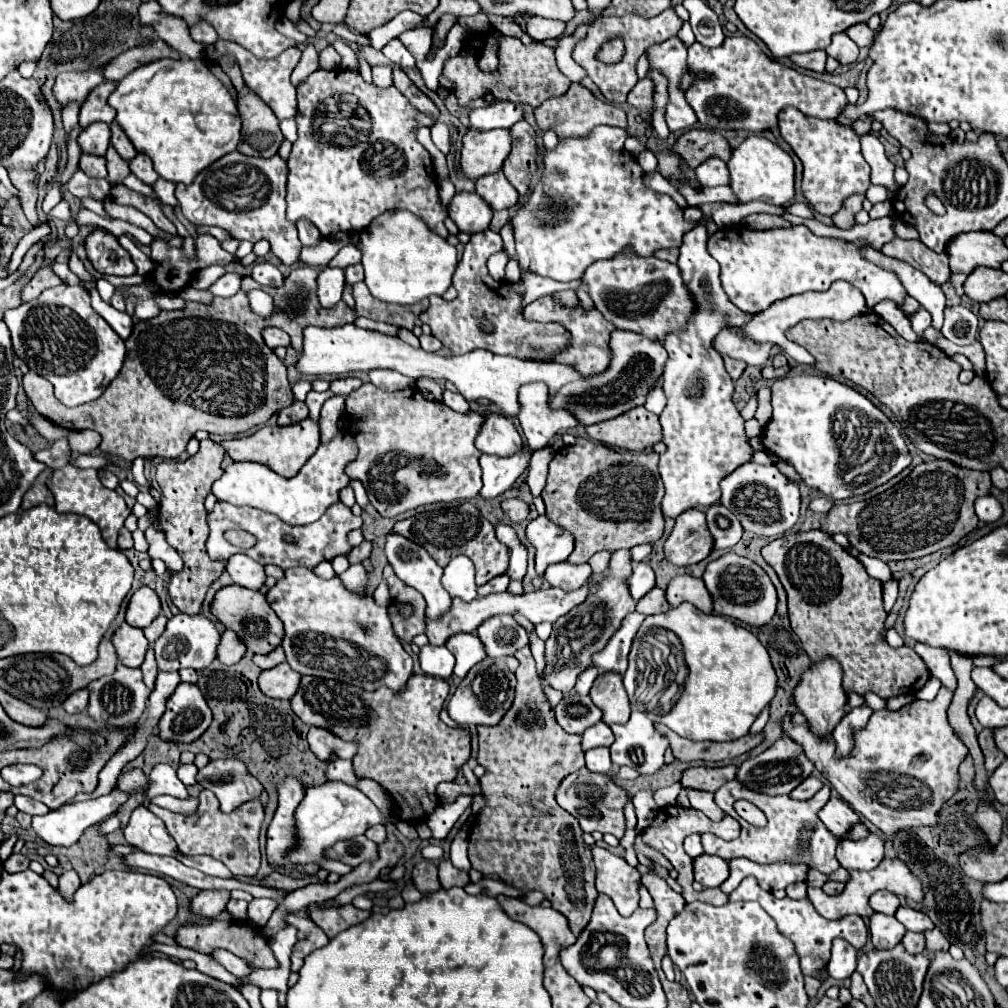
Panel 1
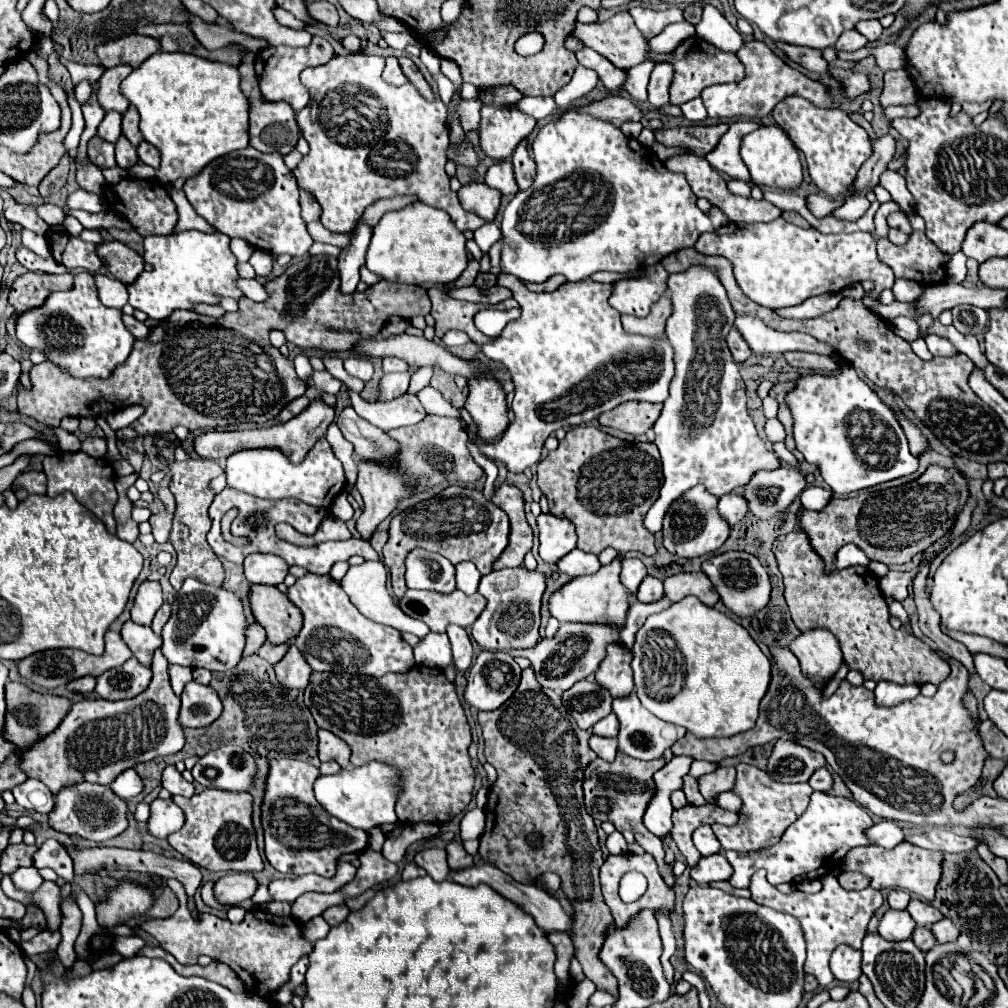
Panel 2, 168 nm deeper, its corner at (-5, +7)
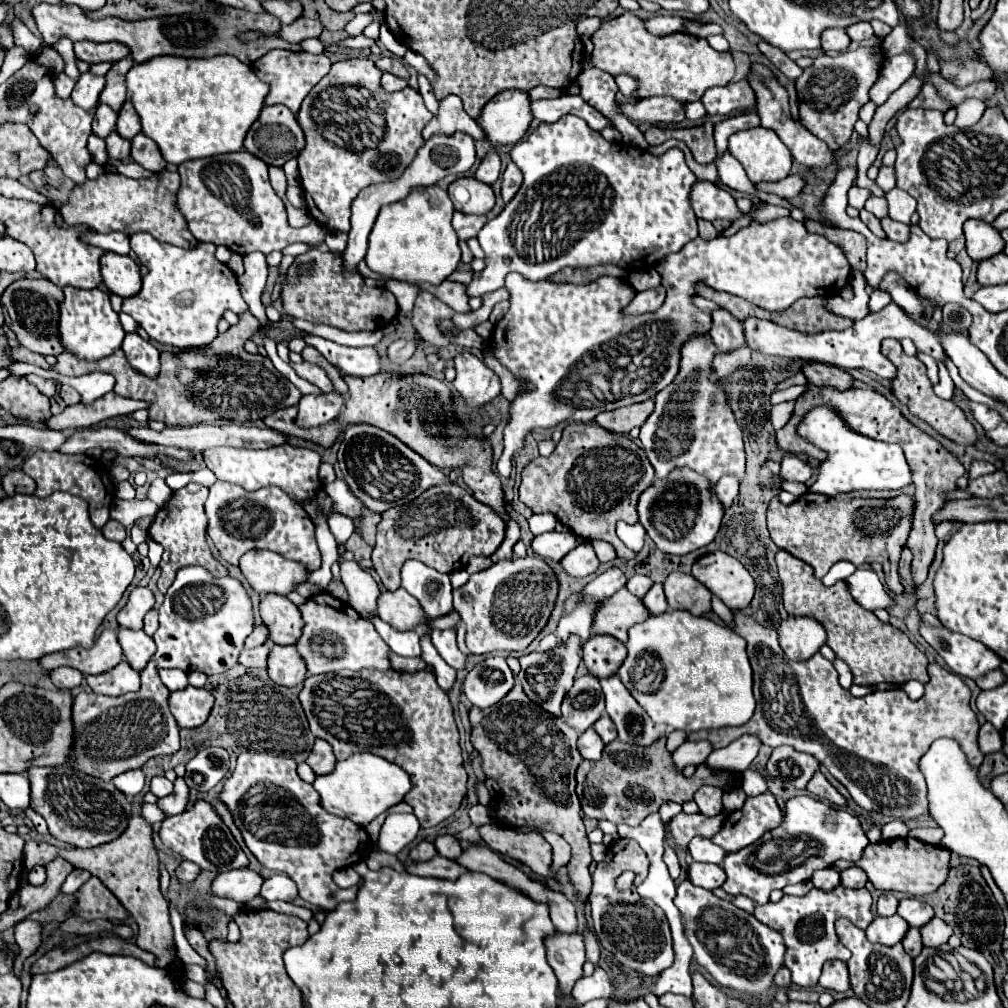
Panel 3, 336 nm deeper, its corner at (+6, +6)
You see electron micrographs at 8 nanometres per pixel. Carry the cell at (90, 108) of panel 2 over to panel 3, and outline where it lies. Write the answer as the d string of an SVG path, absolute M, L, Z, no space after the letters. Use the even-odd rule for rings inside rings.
M92 73L80 75L80 79L78 79L78 83L76 83L74 91L72 91L72 99L78 101L78 105L82 109L94 107L98 95L104 89L104 81L106 81L104 75L92 75Z

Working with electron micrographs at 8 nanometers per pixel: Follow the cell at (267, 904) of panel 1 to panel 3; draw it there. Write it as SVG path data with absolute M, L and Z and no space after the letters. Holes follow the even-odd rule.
M278 873L278 875L264 881L260 895L268 901L276 901L276 899L278 901L292 901L298 897L298 889L296 889L296 883L288 875Z

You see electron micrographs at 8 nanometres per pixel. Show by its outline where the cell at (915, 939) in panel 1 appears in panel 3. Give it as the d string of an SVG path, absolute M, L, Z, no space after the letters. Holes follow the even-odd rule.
M908 929L908 933L906 933L906 937L902 939L902 945L904 945L904 949L906 949L906 953L910 953L910 957L918 957L920 955L920 951L922 951L922 937L920 937L920 931L918 929Z

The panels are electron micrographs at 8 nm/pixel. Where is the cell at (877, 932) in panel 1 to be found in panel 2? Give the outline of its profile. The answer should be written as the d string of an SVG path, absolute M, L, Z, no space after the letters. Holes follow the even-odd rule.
M887 910L879 922L879 934L887 940L907 940L915 928L907 910Z

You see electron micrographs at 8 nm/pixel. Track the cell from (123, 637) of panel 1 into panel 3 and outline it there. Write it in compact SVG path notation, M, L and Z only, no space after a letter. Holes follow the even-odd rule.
M120 627L118 629L118 641L122 645L124 659L136 671L142 671L156 651L154 639L148 637L144 631L130 631L130 629Z

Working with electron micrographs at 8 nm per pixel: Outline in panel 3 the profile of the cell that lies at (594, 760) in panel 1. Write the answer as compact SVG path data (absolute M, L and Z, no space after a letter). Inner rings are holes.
M586 729L580 737L578 737L578 749L580 755L588 761L598 761L600 753L604 749L604 743L600 739L600 735L594 729Z

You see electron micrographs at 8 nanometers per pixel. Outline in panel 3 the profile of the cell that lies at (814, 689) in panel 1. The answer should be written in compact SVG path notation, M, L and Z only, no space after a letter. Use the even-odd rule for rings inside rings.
M790 615L778 627L780 647L792 661L806 661L826 643L826 629L812 617Z

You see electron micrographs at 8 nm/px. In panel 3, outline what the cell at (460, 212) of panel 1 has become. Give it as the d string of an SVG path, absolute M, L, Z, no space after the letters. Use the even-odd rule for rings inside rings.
M460 177L448 187L448 195L454 203L454 209L460 213L486 215L494 207L494 191L488 183L478 181L476 177Z

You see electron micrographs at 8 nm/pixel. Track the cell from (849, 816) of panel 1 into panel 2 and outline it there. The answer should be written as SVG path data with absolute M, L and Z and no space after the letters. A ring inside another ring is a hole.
M813 792L807 812L799 820L795 820L791 828L787 828L787 832L781 836L781 840L775 846L759 852L749 852L749 854L739 854L735 850L727 852L727 860L733 866L733 876L729 878L729 884L735 888L747 888L753 872L757 872L759 868L767 870L767 880L773 886L781 882L789 882L795 886L803 880L823 878L825 874L831 872L835 854L839 864L841 858L851 848L869 844L869 840L865 838L865 830L871 824L873 824L871 816L857 802L843 796L833 796L827 792Z

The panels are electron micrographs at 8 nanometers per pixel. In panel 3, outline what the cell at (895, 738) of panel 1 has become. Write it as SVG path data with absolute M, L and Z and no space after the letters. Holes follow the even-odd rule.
M742 611L732 613L732 631L748 641L756 711L748 725L736 729L704 729L690 733L690 741L708 739L714 749L720 749L750 733L758 735L770 747L790 745L796 751L814 755L826 765L862 809L896 819L928 815L926 781L918 771L918 761L938 737L956 739L974 767L980 767L984 761L984 753L978 747L980 725L976 713L970 709L970 689L958 675L938 663L930 665L930 681L924 697L918 701L910 701L902 689L874 691L856 699L840 687L834 665L820 653L808 661L790 661L784 657L772 627L760 625L752 615L744 615Z

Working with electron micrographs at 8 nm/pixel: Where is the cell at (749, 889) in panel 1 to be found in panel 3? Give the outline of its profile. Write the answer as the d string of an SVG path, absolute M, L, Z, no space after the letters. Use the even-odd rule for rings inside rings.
M836 887L830 893L824 893L820 889L812 889L804 897L788 897L784 895L778 903L766 903L766 905L756 905L754 917L776 929L784 937L786 945L786 955L784 955L784 965L792 973L792 983L798 987L814 987L818 985L818 977L822 971L822 965L826 961L848 961L850 951L840 943L834 923L840 917L848 917L856 927L866 929L874 915L870 911L872 907L872 897L868 889L848 889L848 887Z

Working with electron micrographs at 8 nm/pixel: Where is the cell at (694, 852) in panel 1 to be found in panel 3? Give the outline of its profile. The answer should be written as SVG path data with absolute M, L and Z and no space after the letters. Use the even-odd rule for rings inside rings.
M694 837L688 845L688 851L694 861L704 861L714 865L722 865L724 857L728 855L724 849L720 849L718 845L714 845L710 839L704 839L704 837Z

